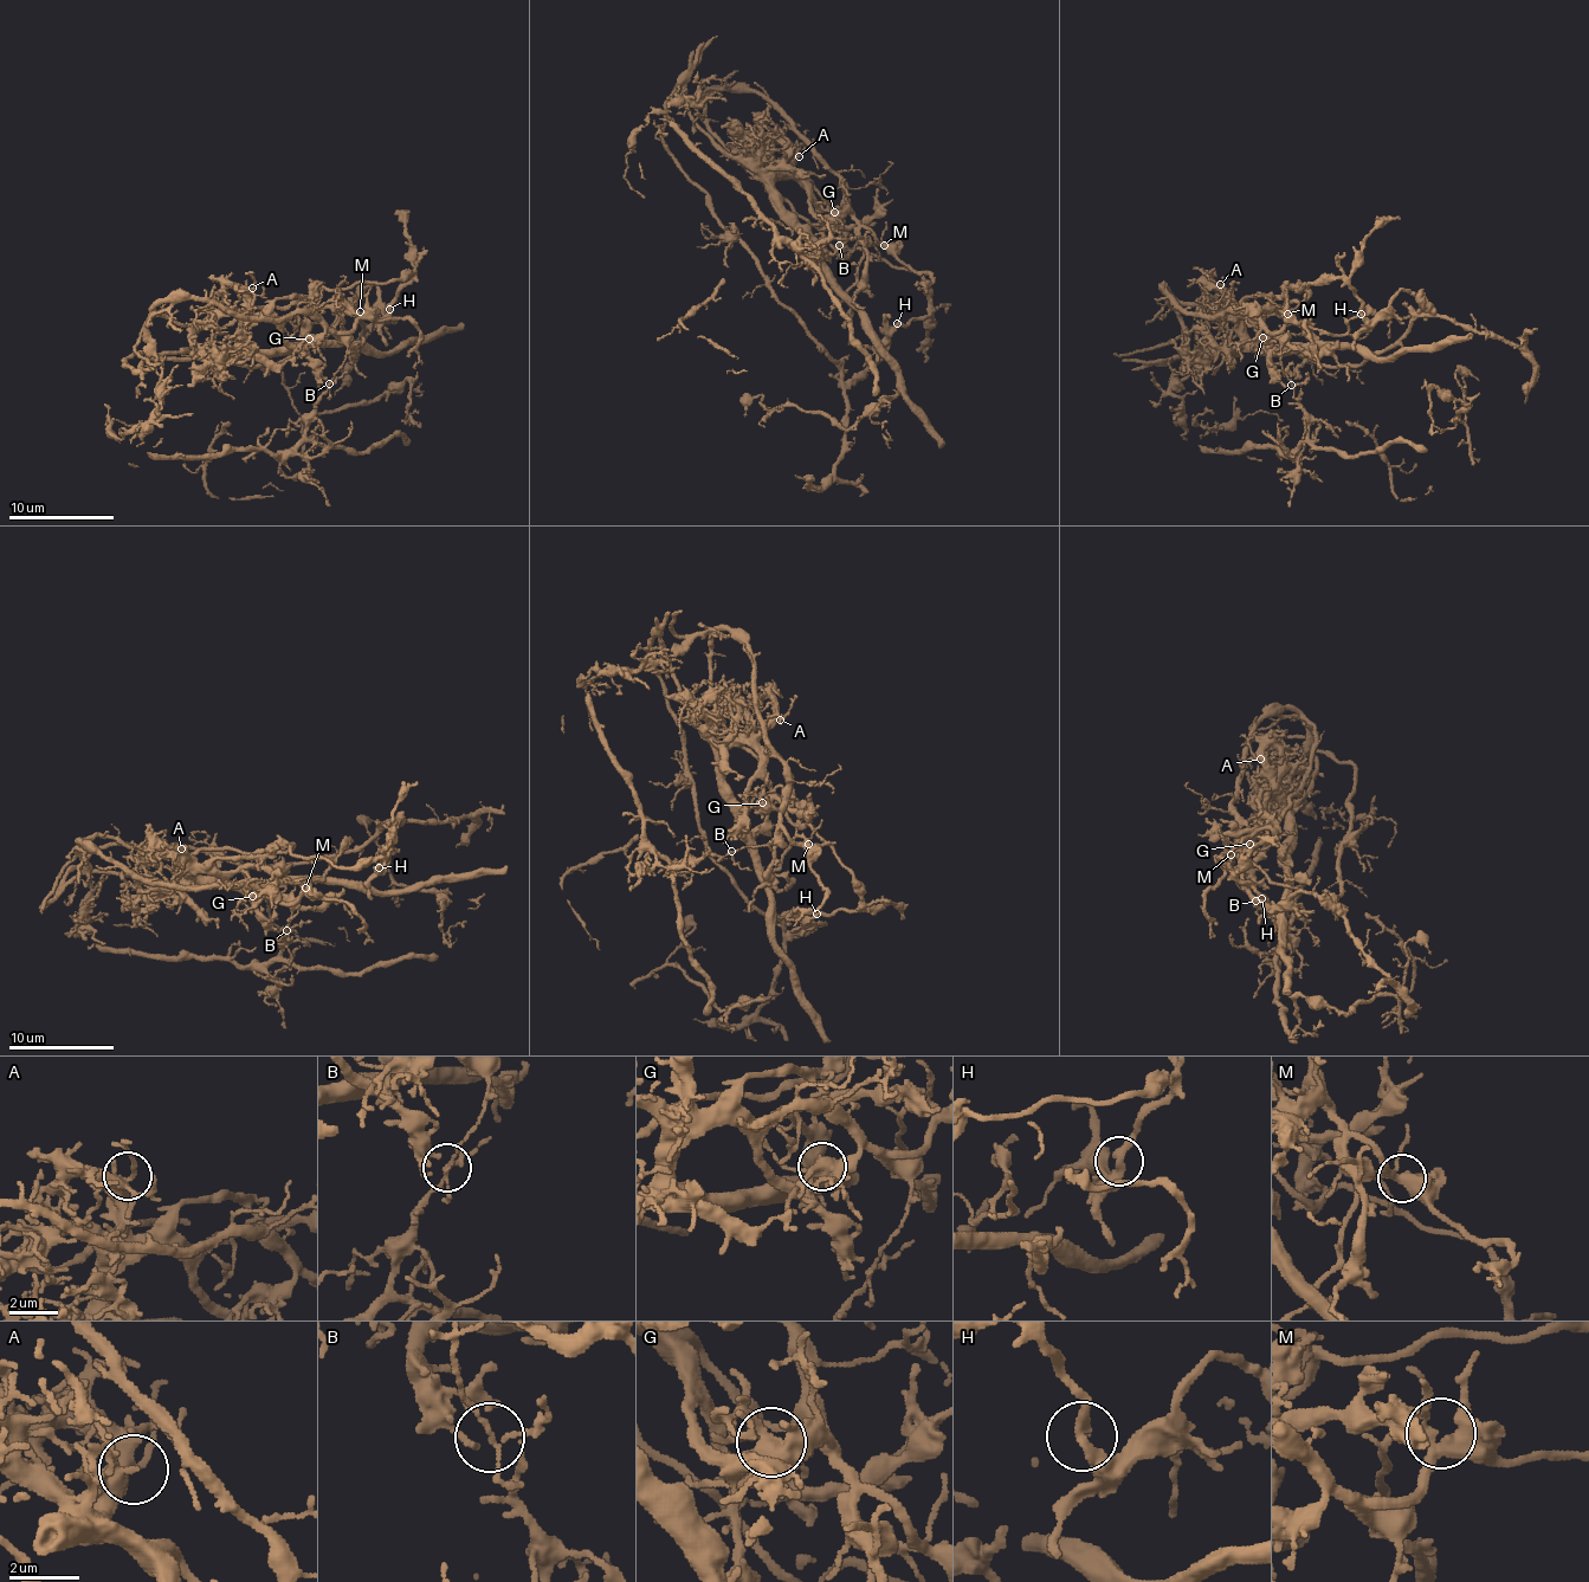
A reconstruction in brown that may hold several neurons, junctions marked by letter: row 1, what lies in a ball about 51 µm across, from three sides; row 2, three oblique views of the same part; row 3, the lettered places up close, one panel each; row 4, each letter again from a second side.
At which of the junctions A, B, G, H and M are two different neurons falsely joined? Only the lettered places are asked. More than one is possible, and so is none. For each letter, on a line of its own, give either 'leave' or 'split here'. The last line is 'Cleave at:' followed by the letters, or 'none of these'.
A: leave
B: split here
G: split here
H: split here
M: leave
Cleave at: B, G, H

